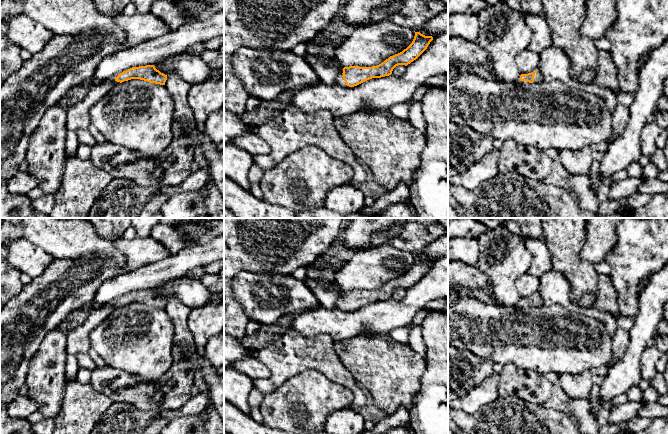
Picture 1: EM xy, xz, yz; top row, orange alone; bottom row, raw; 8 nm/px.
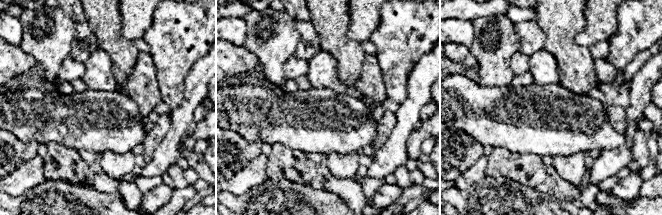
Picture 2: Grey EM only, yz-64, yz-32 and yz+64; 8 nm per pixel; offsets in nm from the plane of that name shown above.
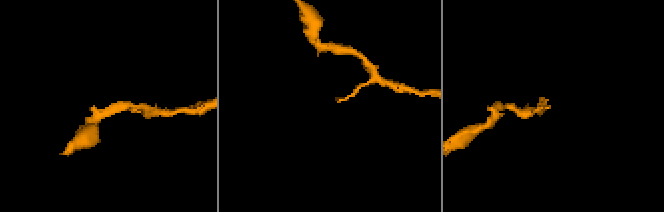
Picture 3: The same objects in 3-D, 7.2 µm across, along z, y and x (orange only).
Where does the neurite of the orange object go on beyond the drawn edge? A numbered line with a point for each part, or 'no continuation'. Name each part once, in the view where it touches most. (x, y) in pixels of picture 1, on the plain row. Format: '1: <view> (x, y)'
1: yz (538, 302)

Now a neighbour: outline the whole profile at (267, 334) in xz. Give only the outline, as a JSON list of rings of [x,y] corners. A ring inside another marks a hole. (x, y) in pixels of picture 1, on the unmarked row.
[[[296,313],[287,314],[277,319],[273,324],[262,325],[253,335],[245,335],[241,338],[241,345],[249,352],[254,353],[255,351],[272,344],[291,329],[292,321],[296,316]]]

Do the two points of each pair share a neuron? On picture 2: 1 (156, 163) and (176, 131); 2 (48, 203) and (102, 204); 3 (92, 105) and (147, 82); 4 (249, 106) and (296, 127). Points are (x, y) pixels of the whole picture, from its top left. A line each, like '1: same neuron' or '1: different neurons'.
1: same neuron
2: same neuron
3: different neurons
4: same neuron

